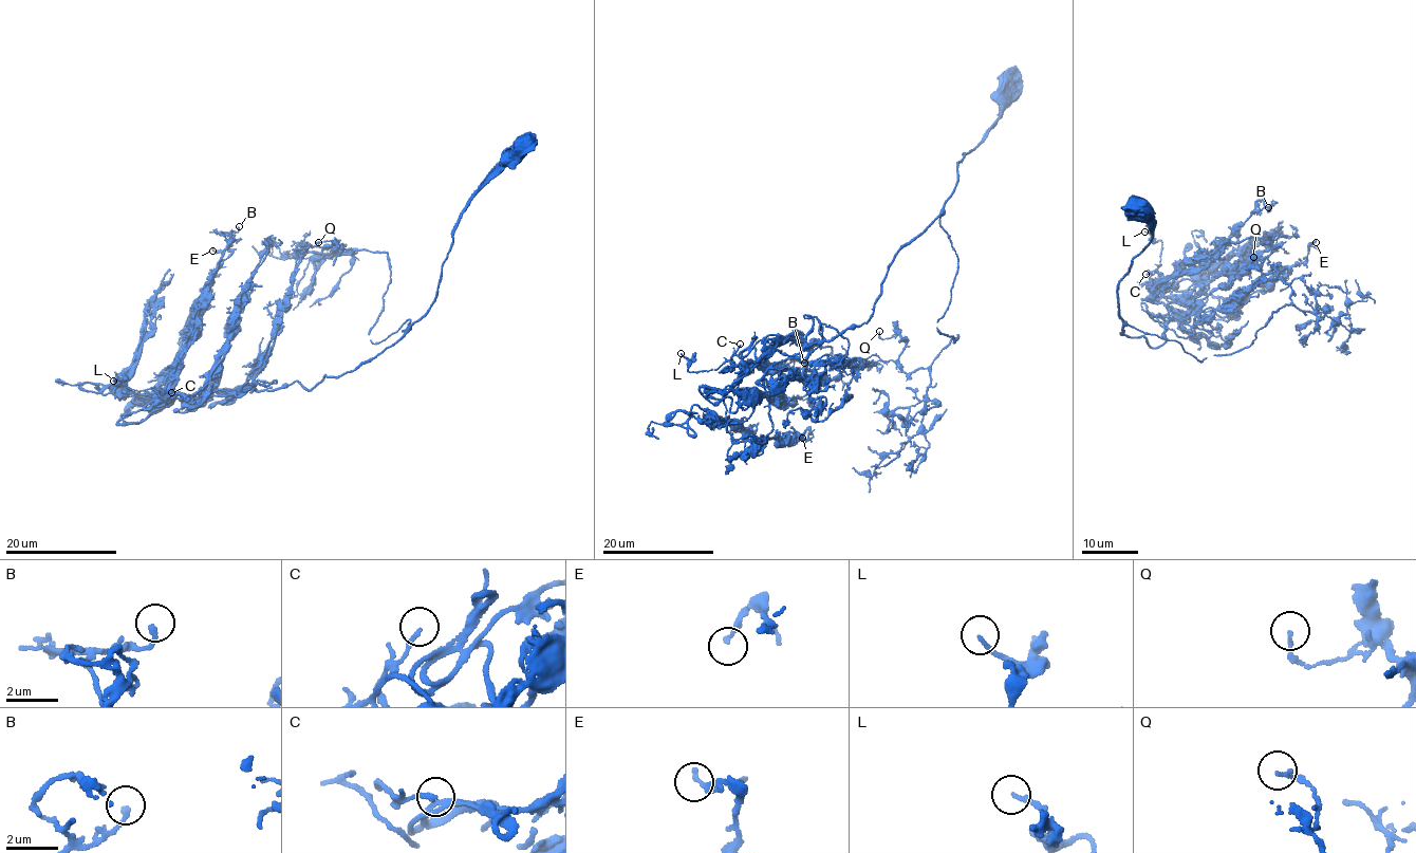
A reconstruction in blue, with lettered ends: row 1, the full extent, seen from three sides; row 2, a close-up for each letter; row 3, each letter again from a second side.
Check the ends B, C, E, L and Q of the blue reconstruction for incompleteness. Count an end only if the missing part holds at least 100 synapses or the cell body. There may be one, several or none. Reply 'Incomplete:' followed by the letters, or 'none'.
Incomplete: none

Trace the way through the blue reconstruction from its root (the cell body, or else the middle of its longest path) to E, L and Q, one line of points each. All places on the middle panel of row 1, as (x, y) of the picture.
E: (1009, 81), (871, 318), (768, 368), (760, 444), (802, 438)
L: (1009, 81), (867, 322), (748, 371), (692, 373), (681, 353)
Q: (1009, 81), (871, 318), (807, 360), (895, 360), (905, 341), (879, 331)

